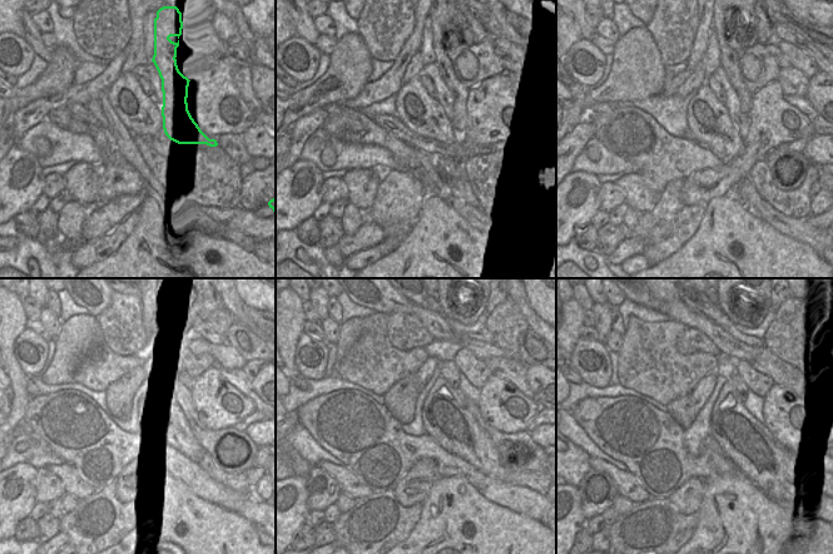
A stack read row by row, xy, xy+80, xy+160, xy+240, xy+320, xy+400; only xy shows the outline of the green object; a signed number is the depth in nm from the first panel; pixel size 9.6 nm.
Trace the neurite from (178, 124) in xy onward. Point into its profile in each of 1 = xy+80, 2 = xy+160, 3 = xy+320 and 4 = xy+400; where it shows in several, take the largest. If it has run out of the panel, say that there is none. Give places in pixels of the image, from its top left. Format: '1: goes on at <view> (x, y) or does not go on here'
1: goes on at xy+80 (446, 23)
2: goes on at xy+160 (730, 54)
3: goes on at xy+320 (445, 303)
4: goes on at xy+400 (725, 303)

